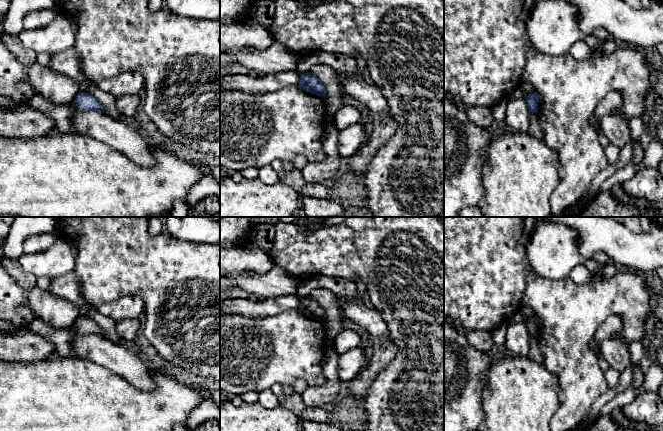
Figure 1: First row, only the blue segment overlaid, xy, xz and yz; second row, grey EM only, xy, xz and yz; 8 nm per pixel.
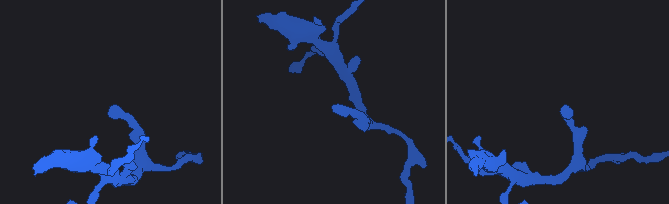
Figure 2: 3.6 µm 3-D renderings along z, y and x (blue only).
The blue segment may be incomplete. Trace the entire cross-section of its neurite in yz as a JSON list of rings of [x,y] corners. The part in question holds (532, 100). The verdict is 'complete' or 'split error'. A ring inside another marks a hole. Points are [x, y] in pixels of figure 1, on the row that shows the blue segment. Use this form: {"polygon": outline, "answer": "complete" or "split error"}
{"polygon": [[[535,91],[532,94],[526,95],[524,97],[526,99],[529,112],[536,113],[538,111],[538,102],[541,100],[541,97]]], "answer": "complete"}

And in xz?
{"polygon": [[[303,73],[300,75],[300,82],[298,86],[302,90],[305,90],[312,94],[321,96],[323,98],[326,97],[327,92],[325,85],[317,77],[308,73]]], "answer": "complete"}

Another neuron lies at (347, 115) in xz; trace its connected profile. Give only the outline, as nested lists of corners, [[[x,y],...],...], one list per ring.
[[[343,105],[333,118],[333,122],[339,131],[352,125],[361,123],[364,113],[351,105]]]

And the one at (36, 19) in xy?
[[[38,10],[26,14],[23,20],[23,29],[34,30],[36,28],[43,28],[50,24],[56,17],[55,10]]]

